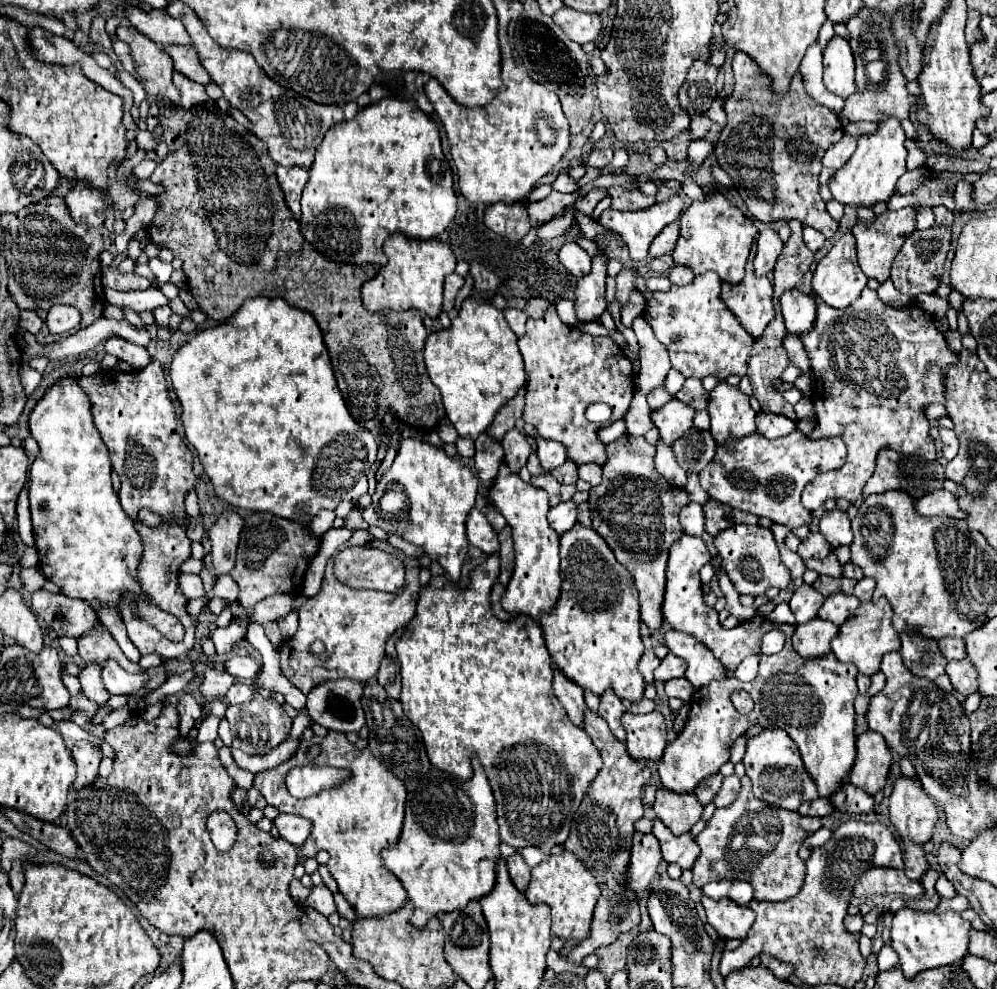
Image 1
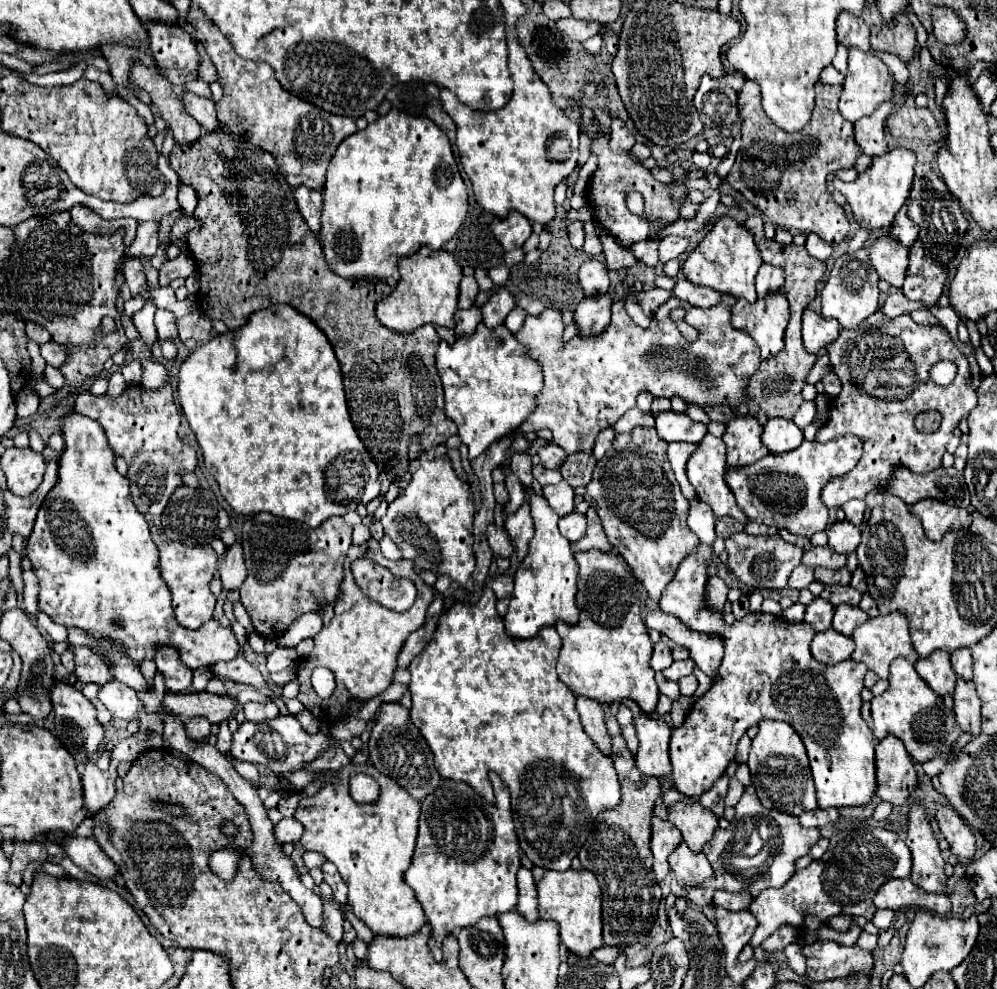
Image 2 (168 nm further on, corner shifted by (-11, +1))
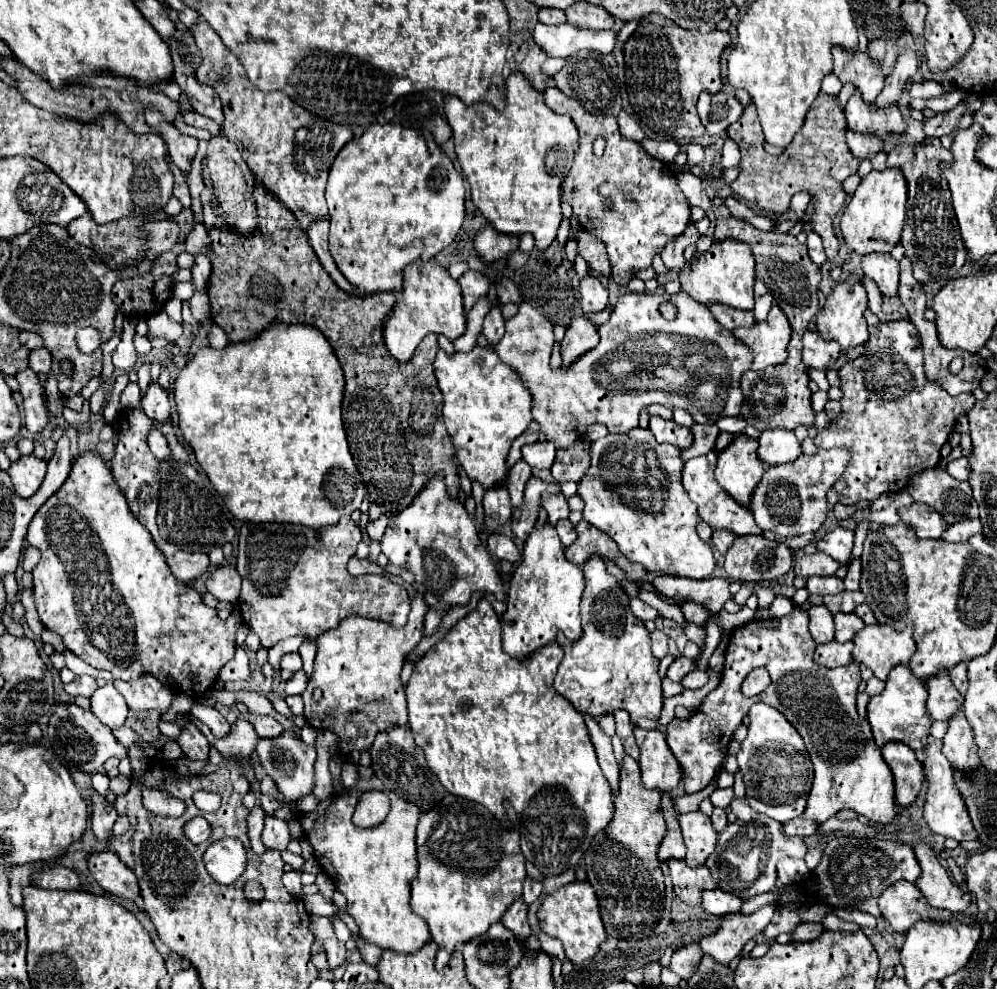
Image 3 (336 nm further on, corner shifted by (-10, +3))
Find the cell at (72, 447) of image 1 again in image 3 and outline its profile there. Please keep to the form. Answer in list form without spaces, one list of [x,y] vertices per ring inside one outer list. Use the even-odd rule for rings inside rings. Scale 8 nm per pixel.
[[[87,450],[75,458],[63,486],[31,520],[27,542],[41,552],[41,560],[33,568],[33,594],[39,618],[45,628],[61,634],[67,650],[87,664],[109,670],[113,678],[121,680],[135,680],[143,672],[159,680],[169,678],[181,692],[197,698],[215,684],[219,670],[233,658],[239,618],[231,614],[227,620],[221,620],[217,610],[205,606],[193,588],[175,582],[149,530],[131,514],[111,468],[97,450]]]

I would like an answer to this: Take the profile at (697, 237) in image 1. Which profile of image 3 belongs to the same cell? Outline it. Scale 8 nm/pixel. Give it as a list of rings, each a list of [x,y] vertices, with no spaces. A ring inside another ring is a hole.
[[[733,238],[715,242],[707,252],[701,252],[699,258],[689,262],[689,268],[685,266],[679,272],[679,282],[681,288],[701,304],[721,302],[741,310],[751,310],[755,282],[755,256],[751,252],[751,246]]]

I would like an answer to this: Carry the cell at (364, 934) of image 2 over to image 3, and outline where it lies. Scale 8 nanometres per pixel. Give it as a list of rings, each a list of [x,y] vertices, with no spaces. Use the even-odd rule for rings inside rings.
[[[361,936],[355,938],[355,944],[357,944],[357,950],[361,952],[363,962],[367,962],[367,964],[371,964],[371,966],[375,966],[375,964],[379,962],[383,950],[381,950],[377,944],[371,944],[371,942],[367,942],[367,940],[361,938]]]

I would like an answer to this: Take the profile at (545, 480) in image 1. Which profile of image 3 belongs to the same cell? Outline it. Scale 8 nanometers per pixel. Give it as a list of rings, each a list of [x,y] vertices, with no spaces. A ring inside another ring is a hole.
[[[543,492],[541,504],[545,506],[545,510],[547,510],[547,520],[549,520],[551,524],[555,524],[557,520],[569,516],[569,504],[567,504],[567,498],[565,498],[561,492],[557,492],[557,494]]]

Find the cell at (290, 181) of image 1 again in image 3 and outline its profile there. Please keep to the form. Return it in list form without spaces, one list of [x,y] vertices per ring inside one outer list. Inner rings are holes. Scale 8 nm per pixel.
[[[315,218],[307,230],[307,236],[309,236],[309,242],[319,258],[319,262],[323,264],[323,268],[329,272],[329,276],[335,280],[335,284],[339,288],[343,288],[345,292],[351,292],[355,294],[355,288],[343,278],[343,274],[339,274],[339,268],[335,266],[331,254],[329,254],[329,248],[327,248],[327,232],[329,232],[329,220],[327,218]]]

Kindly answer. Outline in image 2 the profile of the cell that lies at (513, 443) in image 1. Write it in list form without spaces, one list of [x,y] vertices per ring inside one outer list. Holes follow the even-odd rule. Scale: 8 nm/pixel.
[[[514,454],[512,456],[512,462],[510,462],[510,468],[512,472],[518,476],[518,480],[522,480],[524,484],[524,490],[530,488],[532,484],[532,460],[528,454]]]

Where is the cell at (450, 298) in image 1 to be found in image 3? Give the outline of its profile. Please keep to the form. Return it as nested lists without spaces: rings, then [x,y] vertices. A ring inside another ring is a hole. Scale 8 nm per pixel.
[[[467,270],[459,278],[459,284],[461,284],[461,290],[463,290],[463,306],[465,306],[465,312],[469,312],[475,306],[475,302],[487,294],[487,290],[491,286],[491,280],[489,280],[489,276],[485,276],[481,272]]]

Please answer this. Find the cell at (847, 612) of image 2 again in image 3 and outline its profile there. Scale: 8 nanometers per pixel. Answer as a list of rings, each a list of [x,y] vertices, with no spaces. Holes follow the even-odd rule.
[[[851,612],[851,614],[835,614],[835,640],[837,642],[851,640],[863,626],[865,626],[863,620],[855,612]]]

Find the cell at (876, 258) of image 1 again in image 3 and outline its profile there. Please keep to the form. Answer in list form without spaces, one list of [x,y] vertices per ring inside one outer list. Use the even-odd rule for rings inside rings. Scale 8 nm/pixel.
[[[885,252],[863,258],[863,274],[873,278],[885,296],[895,296],[899,288],[899,262]]]

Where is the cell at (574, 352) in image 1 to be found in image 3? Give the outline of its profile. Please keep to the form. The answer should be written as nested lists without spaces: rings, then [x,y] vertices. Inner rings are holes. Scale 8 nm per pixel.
[[[683,290],[673,296],[667,292],[627,292],[619,296],[611,318],[601,326],[599,346],[567,368],[553,370],[549,364],[551,326],[549,318],[533,306],[521,304],[517,316],[505,322],[505,336],[495,344],[495,352],[525,380],[533,394],[533,418],[557,448],[571,446],[595,422],[605,424],[609,432],[627,432],[637,426],[639,412],[653,402],[667,408],[685,408],[699,424],[715,424],[723,416],[739,416],[741,412],[743,392],[739,382],[743,372],[751,370],[753,352],[743,342],[735,342],[733,332],[725,330],[707,306],[695,302]],[[667,298],[679,310],[675,322],[667,322],[659,314],[659,304]],[[599,358],[601,366],[597,366]],[[629,384],[635,384],[635,390],[629,390]]]

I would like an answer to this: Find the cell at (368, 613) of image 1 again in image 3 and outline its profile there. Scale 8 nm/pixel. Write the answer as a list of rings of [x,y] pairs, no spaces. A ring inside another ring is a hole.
[[[415,594],[409,624],[405,624],[405,628],[395,628],[387,622],[353,614],[343,618],[337,628],[319,634],[315,640],[315,670],[301,694],[305,702],[305,720],[317,730],[333,730],[339,736],[337,746],[341,756],[369,748],[375,734],[387,730],[391,724],[407,724],[407,700],[399,672],[405,656],[423,638],[423,620],[427,610],[429,606],[425,604],[423,594]],[[315,688],[323,690],[323,698],[319,702],[313,698]]]

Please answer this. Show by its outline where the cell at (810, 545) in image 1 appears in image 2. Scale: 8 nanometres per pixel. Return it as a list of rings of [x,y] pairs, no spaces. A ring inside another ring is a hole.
[[[812,548],[804,554],[802,564],[808,568],[842,568],[846,566],[846,556],[840,556],[836,552],[830,552],[830,548]]]

